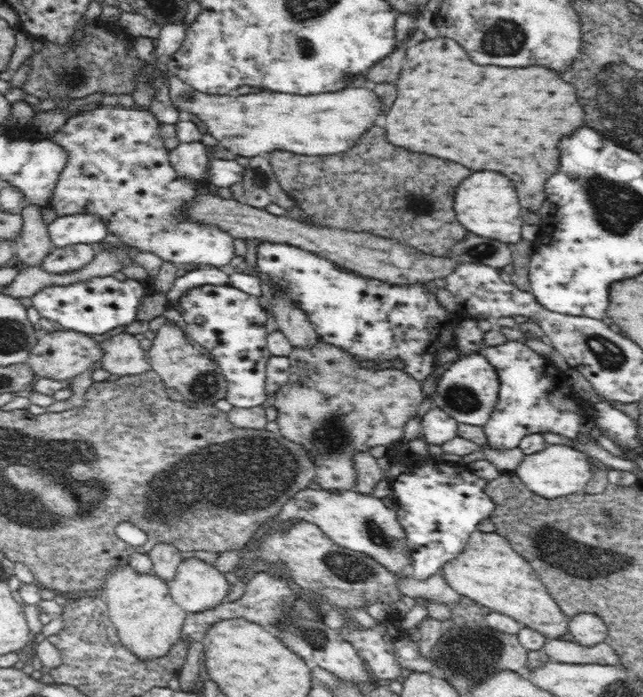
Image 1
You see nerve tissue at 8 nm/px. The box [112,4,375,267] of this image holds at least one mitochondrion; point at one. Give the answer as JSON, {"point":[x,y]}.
{"point":[306,48]}

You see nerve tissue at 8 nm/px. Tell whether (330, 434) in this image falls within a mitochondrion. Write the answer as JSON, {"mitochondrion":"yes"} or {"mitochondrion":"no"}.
{"mitochondrion":"yes"}

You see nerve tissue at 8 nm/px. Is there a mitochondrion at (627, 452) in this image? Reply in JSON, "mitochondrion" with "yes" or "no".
{"mitochondrion":"no"}

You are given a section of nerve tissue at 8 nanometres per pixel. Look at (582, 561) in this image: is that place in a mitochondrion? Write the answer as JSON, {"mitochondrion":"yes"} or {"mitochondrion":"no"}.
{"mitochondrion":"yes"}

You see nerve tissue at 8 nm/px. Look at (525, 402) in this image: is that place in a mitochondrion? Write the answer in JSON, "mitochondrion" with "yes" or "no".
{"mitochondrion":"no"}

